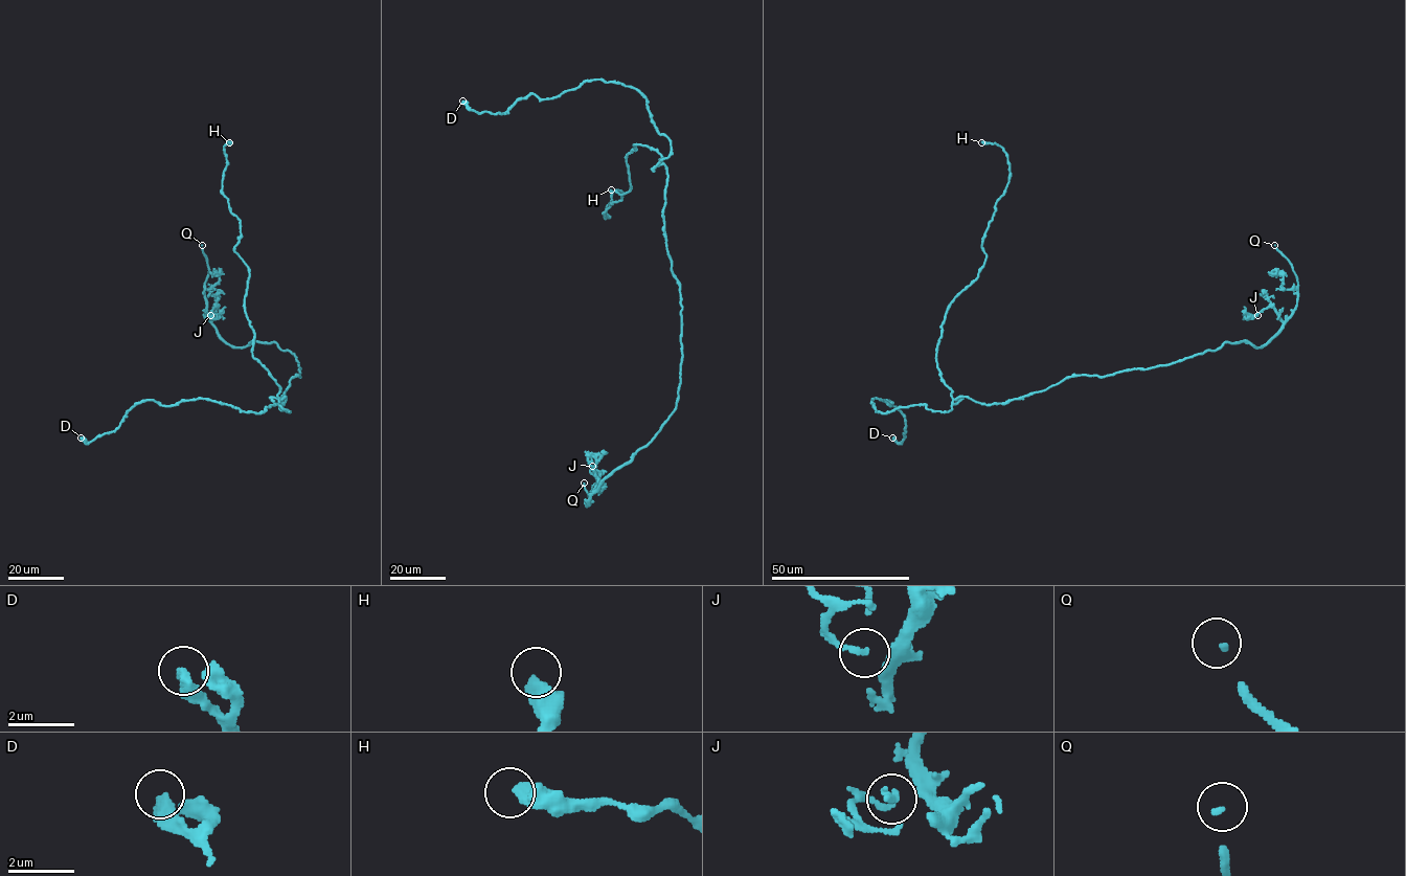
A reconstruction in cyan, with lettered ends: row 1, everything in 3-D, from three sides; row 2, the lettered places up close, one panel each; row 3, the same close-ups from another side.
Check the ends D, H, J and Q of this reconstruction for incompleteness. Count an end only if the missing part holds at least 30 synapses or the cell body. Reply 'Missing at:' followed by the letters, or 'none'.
Missing at: Q

